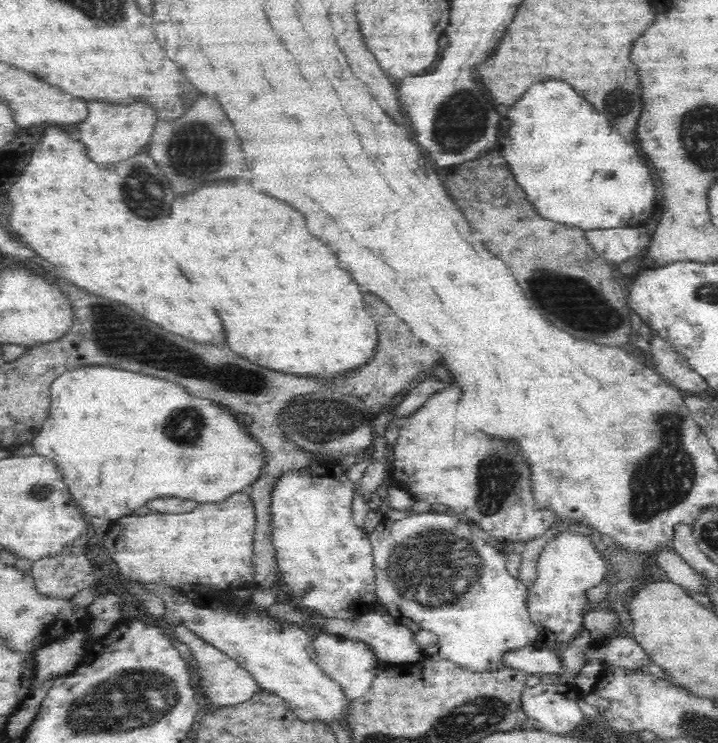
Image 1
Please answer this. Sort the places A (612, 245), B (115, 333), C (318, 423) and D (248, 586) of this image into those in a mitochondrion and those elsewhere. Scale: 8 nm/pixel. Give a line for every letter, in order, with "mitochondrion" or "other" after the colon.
A: other
B: mitochondrion
C: mitochondrion
D: other

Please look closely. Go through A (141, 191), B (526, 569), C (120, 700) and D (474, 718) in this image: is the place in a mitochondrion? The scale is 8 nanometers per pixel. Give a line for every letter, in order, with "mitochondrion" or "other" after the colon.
A: mitochondrion
B: other
C: mitochondrion
D: mitochondrion

